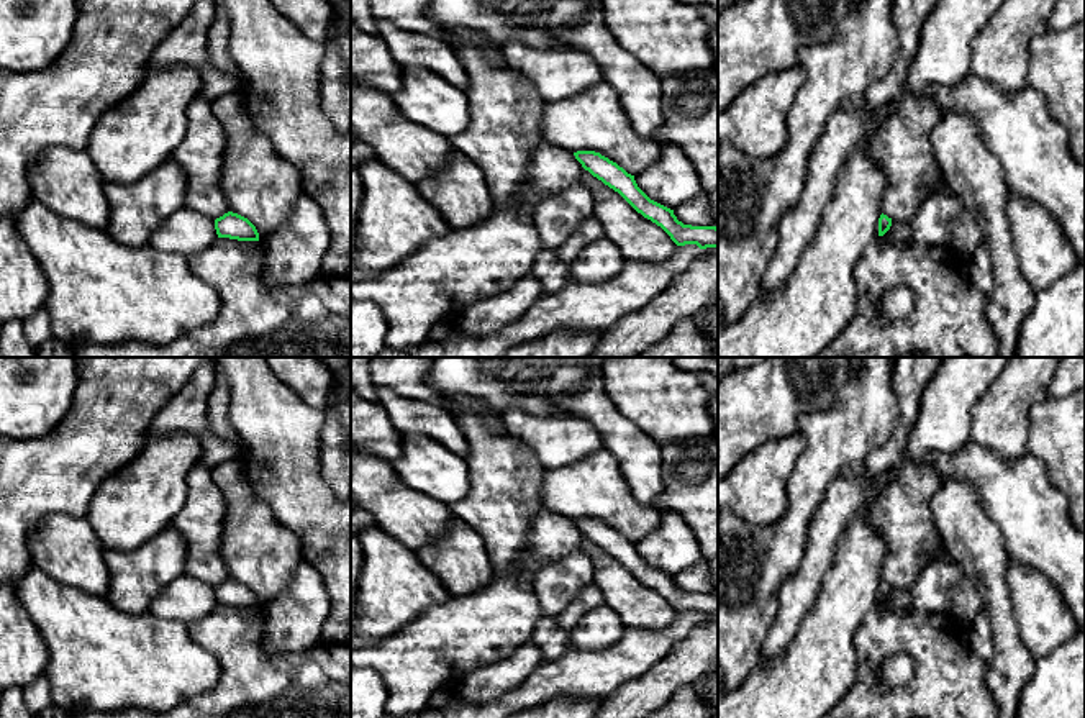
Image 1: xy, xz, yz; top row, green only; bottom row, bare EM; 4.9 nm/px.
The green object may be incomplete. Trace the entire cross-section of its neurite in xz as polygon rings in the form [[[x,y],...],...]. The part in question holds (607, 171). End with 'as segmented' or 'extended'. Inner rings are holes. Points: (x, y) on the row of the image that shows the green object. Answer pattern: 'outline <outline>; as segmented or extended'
outline [[[577,151],[575,159],[593,177],[618,192],[638,213],[661,226],[677,246],[697,244],[700,249],[718,248],[716,226],[683,225],[674,210],[651,200],[616,162],[595,151]]]; as segmented

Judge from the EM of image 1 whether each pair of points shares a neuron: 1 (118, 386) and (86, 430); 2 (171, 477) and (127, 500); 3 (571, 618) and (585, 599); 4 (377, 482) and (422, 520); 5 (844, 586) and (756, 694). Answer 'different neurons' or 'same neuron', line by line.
1: same neuron
2: same neuron
3: same neuron
4: same neuron
5: same neuron

